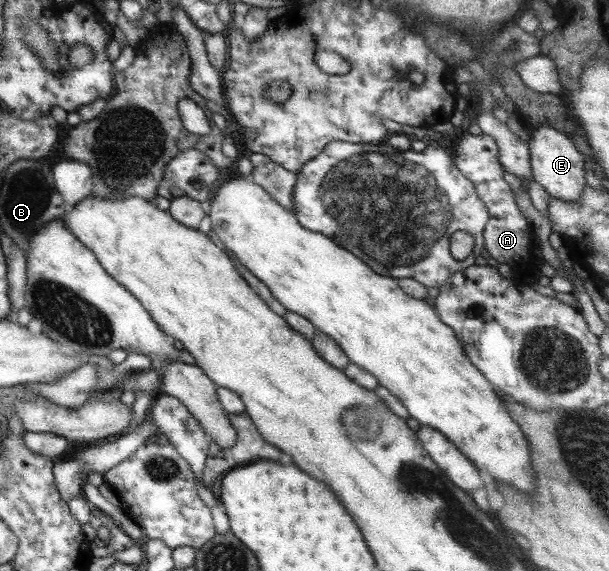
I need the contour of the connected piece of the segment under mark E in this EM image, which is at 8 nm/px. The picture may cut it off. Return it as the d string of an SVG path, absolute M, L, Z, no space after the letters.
M536 124L534 131L528 134L526 144L530 152L532 179L537 181L549 196L564 201L576 201L586 185L584 171L588 166L583 161L583 155L575 149L571 138L552 129L548 124Z

